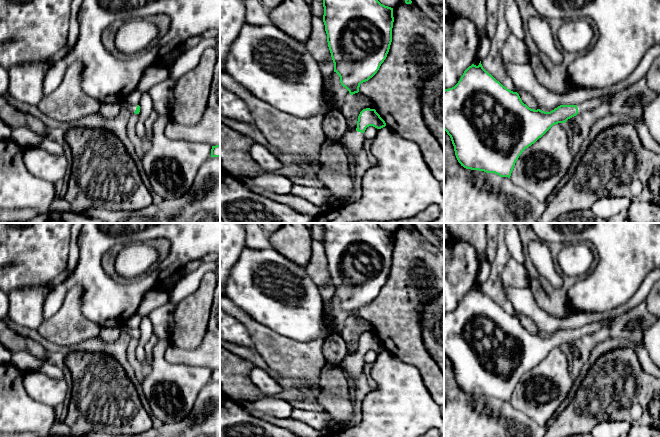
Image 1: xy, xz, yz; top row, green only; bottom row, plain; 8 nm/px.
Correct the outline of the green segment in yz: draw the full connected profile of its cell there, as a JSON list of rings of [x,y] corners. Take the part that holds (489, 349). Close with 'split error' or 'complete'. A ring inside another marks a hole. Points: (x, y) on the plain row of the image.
[[[480,285],[478,290],[469,290],[454,311],[444,314],[444,354],[451,362],[461,390],[510,402],[522,376],[553,349],[593,334],[612,321],[605,319],[578,329],[560,329],[550,336],[534,334],[522,326],[517,316],[507,313],[489,298]]] | split error

